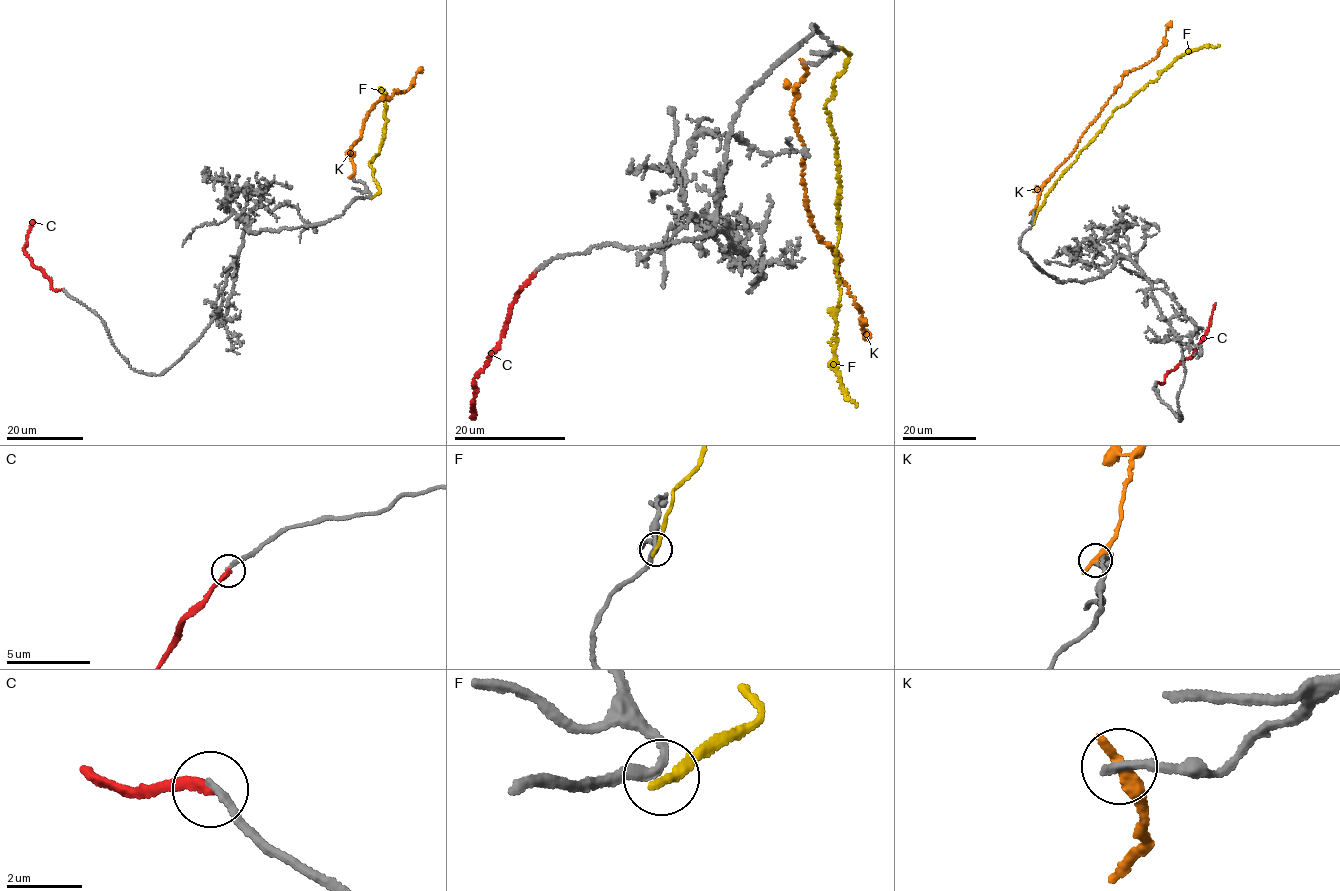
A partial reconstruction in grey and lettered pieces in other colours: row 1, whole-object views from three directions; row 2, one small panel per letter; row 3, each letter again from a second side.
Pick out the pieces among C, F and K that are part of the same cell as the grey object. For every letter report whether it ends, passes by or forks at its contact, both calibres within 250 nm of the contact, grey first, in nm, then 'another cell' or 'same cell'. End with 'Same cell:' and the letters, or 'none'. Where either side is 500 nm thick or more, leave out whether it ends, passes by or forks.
C: it ends | 200/280 nm | another cell
F: it ends | 260/260 nm | another cell
K: it ends | 280/440 nm | another cell
Same cell: none

